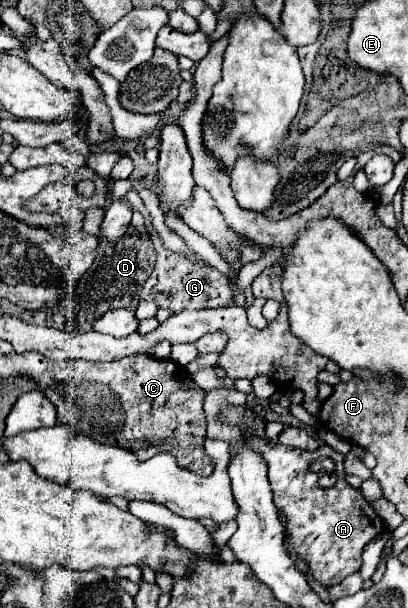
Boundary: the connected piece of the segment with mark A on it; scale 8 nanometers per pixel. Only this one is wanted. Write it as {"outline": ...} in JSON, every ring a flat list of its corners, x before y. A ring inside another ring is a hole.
{"outline":[[253,438,251,446,263,454,269,466,269,482,273,490,273,502,287,516,287,528,291,536,293,550,299,558,303,558,311,574,323,584,339,584,349,574,361,568,361,552,367,542,371,542,379,532,383,532,385,524,373,510,373,506,363,498,363,494,351,488,345,482,343,470,343,454,335,452,329,446,319,446,315,452,289,448,279,442,265,444,263,438],[317,458,331,458,335,462,339,480,331,488,321,488,317,484,315,472,311,472,311,464]]}

